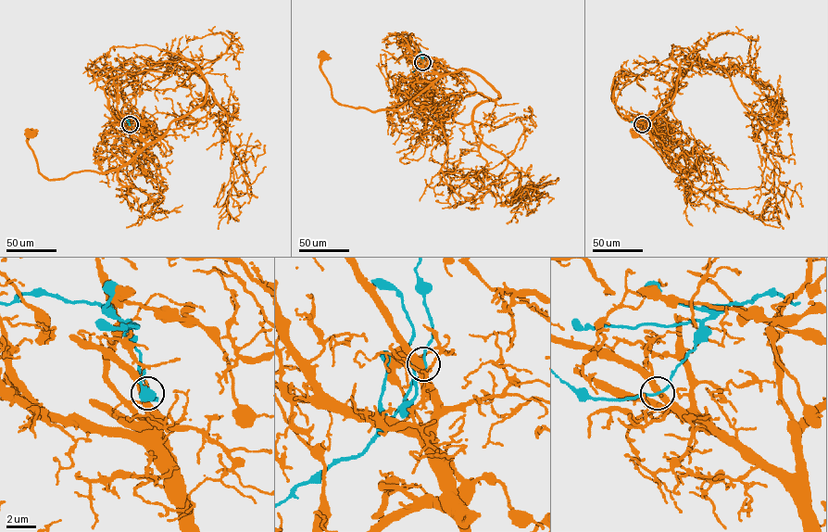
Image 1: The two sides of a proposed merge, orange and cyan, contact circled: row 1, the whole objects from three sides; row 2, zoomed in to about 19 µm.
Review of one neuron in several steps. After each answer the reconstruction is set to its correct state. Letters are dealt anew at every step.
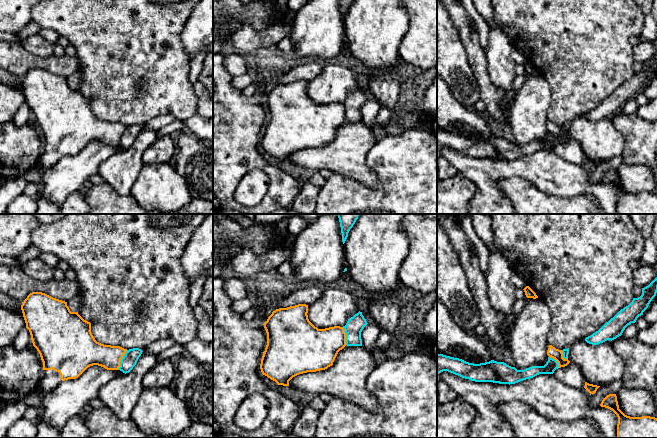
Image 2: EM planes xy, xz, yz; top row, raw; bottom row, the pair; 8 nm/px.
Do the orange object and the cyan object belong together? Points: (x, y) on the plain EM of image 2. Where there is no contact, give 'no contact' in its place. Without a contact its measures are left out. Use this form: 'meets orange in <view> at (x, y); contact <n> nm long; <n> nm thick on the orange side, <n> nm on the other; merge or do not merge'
meets orange in xy at (120, 136); contact 180 nm long; 200 nm thick on the orange side, 120 nm on the other; do not merge

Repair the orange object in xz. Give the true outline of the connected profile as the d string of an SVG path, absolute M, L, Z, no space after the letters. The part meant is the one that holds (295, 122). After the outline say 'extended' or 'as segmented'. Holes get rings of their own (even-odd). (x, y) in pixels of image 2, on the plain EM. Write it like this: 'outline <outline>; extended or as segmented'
outline M306 80L279 84L263 100L267 109L267 121L260 145L263 151L278 161L289 162L289 157L299 150L327 145L333 141L338 128L346 122L343 103L318 105L309 97L307 89Z; as segmented

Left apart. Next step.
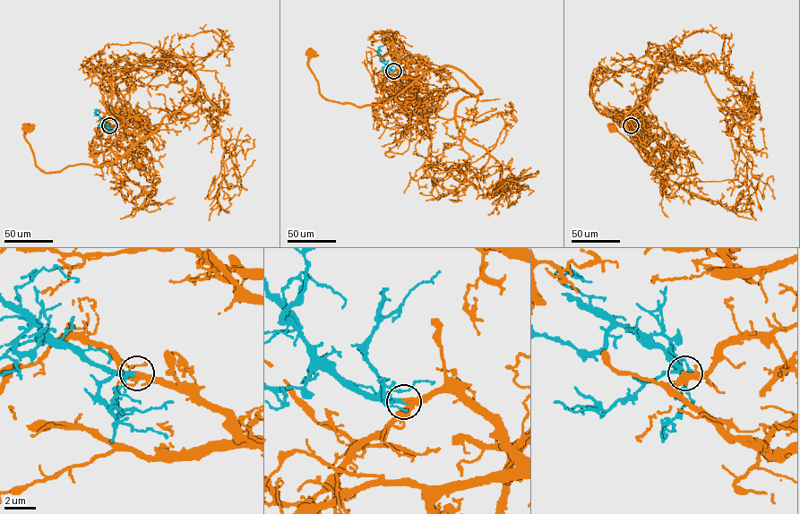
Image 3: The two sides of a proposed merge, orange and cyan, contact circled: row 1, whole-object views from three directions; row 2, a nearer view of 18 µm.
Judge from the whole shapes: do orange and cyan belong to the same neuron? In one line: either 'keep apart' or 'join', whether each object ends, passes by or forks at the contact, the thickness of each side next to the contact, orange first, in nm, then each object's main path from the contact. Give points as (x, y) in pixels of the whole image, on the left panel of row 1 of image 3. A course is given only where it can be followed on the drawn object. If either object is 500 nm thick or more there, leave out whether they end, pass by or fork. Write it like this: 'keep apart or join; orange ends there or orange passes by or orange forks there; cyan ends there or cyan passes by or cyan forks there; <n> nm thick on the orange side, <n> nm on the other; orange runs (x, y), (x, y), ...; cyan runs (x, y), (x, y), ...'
join; orange passes by; cyan passes by; 360 nm thick on the orange side, 240 nm on the other; orange runs (109, 125), (131, 144), (123, 154), (98, 166), (75, 164), (51, 173), (36, 165), (25, 138), (29, 128); cyan runs (109, 125), (101, 121), (96, 113), (97, 108)

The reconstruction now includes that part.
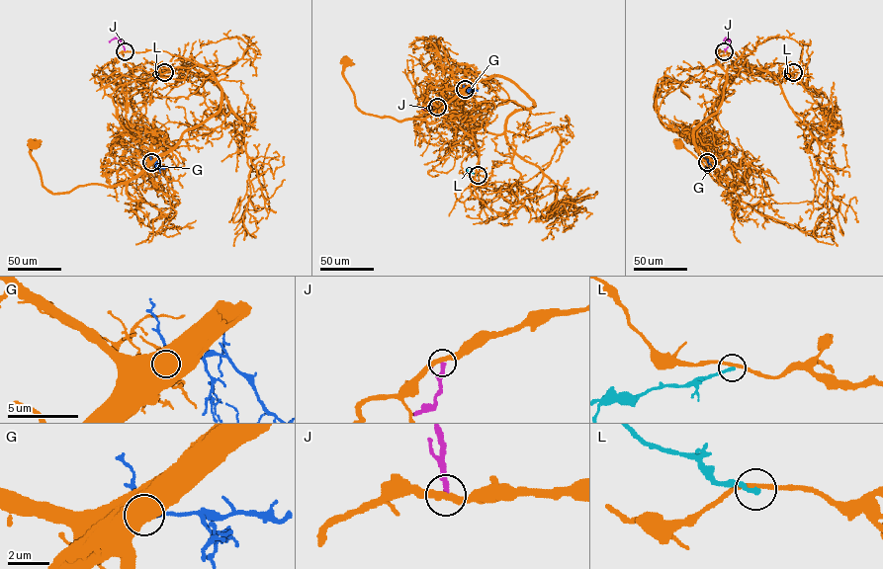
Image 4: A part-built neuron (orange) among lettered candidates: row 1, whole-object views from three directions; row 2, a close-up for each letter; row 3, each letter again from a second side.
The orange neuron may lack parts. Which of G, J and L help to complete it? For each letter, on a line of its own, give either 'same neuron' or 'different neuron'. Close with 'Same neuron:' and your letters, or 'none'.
G: same neuron
J: different neuron
L: different neuron
Same neuron: G

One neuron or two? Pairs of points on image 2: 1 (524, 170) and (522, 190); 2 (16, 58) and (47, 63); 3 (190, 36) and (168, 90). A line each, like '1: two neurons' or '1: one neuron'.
1: two neurons
2: one neuron
3: two neurons

